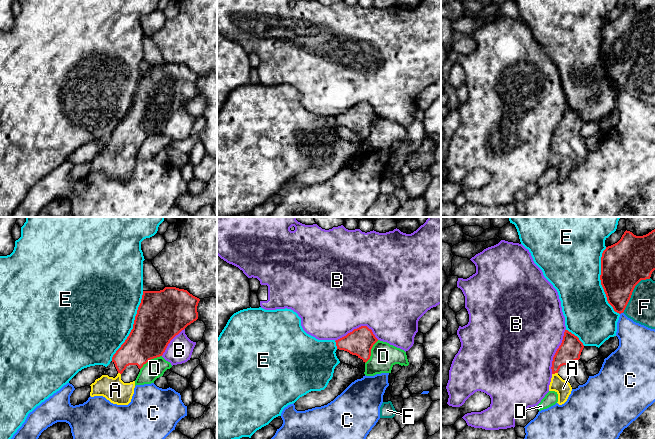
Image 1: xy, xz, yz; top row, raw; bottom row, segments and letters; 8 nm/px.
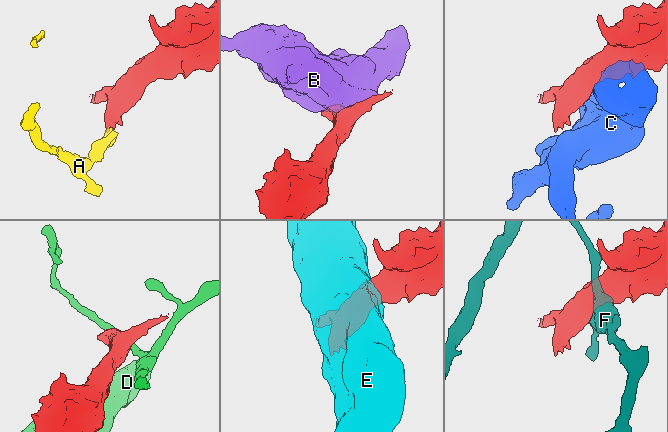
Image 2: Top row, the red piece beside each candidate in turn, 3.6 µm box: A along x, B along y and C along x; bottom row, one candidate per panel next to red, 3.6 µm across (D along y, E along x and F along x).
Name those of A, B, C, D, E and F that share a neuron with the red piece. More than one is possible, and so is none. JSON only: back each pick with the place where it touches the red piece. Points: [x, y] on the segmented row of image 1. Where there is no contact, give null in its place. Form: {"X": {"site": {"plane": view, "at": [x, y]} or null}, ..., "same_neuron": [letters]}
{"A": {"site": {"plane": "yz", "at": [554, 373]}}, "same_neuron": ["A"]}

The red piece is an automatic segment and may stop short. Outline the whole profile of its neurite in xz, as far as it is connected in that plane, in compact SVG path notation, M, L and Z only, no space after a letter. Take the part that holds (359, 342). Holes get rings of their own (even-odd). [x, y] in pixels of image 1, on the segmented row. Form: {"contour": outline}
{"contour": "M361 326L335 342L337 349L356 355L366 363L370 359L371 349L377 341L378 339L371 329Z"}

